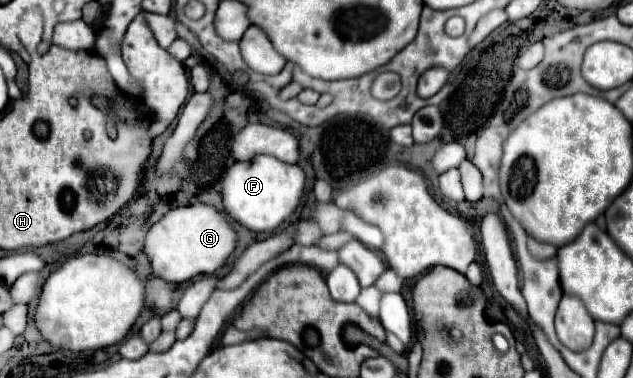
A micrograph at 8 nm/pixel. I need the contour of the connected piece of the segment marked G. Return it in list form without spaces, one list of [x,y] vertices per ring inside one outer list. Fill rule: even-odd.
[[[205,203],[171,209],[149,229],[145,239],[145,253],[151,261],[153,275],[171,283],[183,283],[197,275],[213,275],[227,263],[235,247],[237,231],[229,223],[227,215]]]

